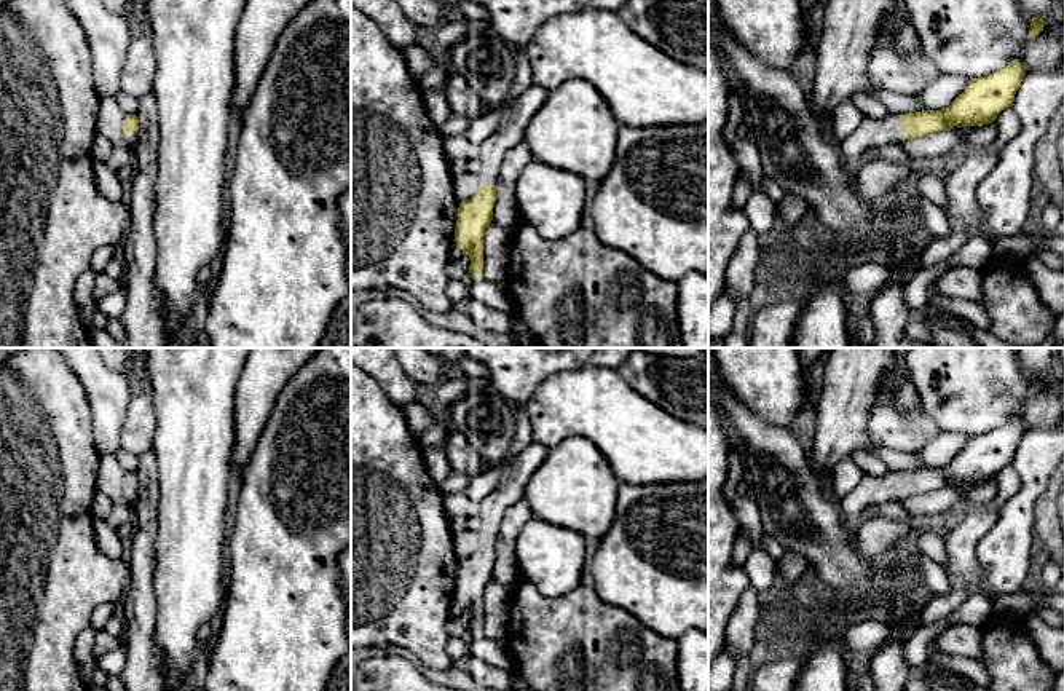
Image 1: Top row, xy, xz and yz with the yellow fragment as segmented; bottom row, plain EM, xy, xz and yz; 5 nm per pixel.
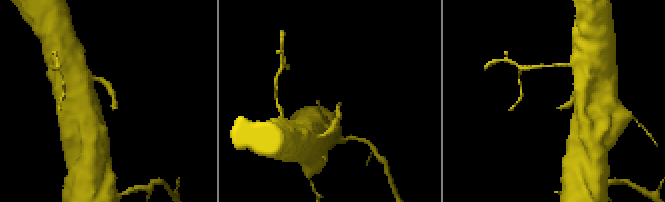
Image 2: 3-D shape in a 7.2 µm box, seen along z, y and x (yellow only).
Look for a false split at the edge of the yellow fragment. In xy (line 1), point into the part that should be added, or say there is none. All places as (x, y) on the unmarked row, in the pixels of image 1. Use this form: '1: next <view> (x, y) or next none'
1: next xy (133, 497)

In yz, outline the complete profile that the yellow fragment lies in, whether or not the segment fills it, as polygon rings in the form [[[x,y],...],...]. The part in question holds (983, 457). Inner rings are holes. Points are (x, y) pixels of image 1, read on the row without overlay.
[[[1013,417],[1000,428],[981,436],[971,436],[965,448],[946,466],[889,472],[882,479],[865,474],[860,484],[839,499],[842,517],[853,527],[869,504],[889,499],[909,501],[916,495],[951,488],[957,482],[989,482],[995,479],[1003,466],[1013,463],[1024,432],[1019,417]]]

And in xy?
[[[128,471],[123,480],[123,493],[129,504],[136,504],[139,501],[139,477],[136,472]]]

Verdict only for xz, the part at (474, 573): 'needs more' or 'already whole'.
needs more

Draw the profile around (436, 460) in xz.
[[[445,442],[435,447],[424,447],[423,458],[432,479],[440,485],[448,477],[451,466],[445,453]]]

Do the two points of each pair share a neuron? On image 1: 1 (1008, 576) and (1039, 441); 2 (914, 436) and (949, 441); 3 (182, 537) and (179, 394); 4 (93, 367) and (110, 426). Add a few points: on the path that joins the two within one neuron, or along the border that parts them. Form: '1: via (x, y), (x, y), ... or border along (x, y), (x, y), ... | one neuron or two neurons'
1: via (1008, 543), (1018, 508), (1031, 490), (1034, 474) | one neuron
2: border along (940, 431), (913, 450) | two neurons
3: via (182, 501), (182, 430) | one neuron
4: via (99, 382), (107, 390), (107, 412) | one neuron

